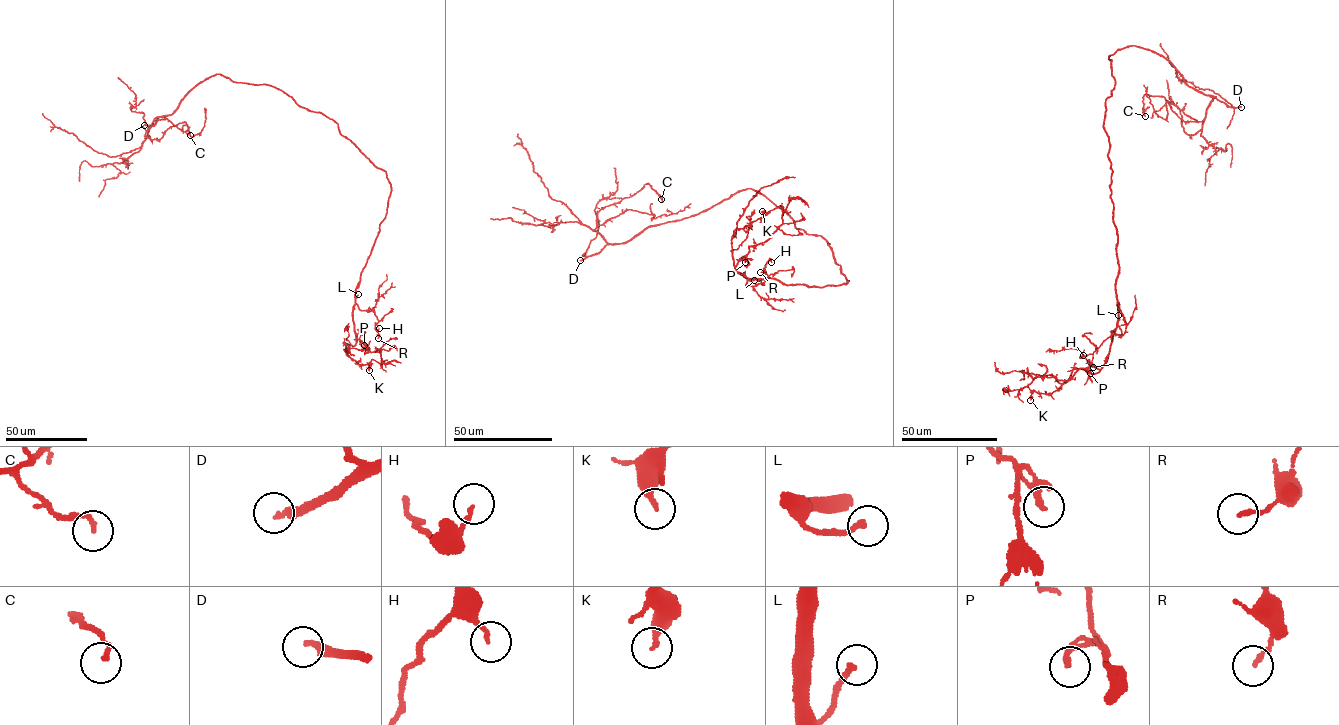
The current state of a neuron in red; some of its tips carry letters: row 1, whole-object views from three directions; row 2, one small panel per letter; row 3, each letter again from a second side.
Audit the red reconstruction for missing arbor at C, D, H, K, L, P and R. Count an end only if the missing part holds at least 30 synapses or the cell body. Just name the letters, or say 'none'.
D, L

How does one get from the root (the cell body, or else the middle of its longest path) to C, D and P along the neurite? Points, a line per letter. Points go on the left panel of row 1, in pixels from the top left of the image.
C: (322, 113), (272, 86), (216, 74), (144, 135), (165, 118), (190, 135)
D: (322, 113), (300, 107), (272, 86), (233, 82), (216, 74), (192, 88), (172, 114), (144, 125)
P: (322, 113), (369, 161), (385, 171), (391, 187), (386, 217), (356, 289), (354, 332), (356, 341), (364, 345)

